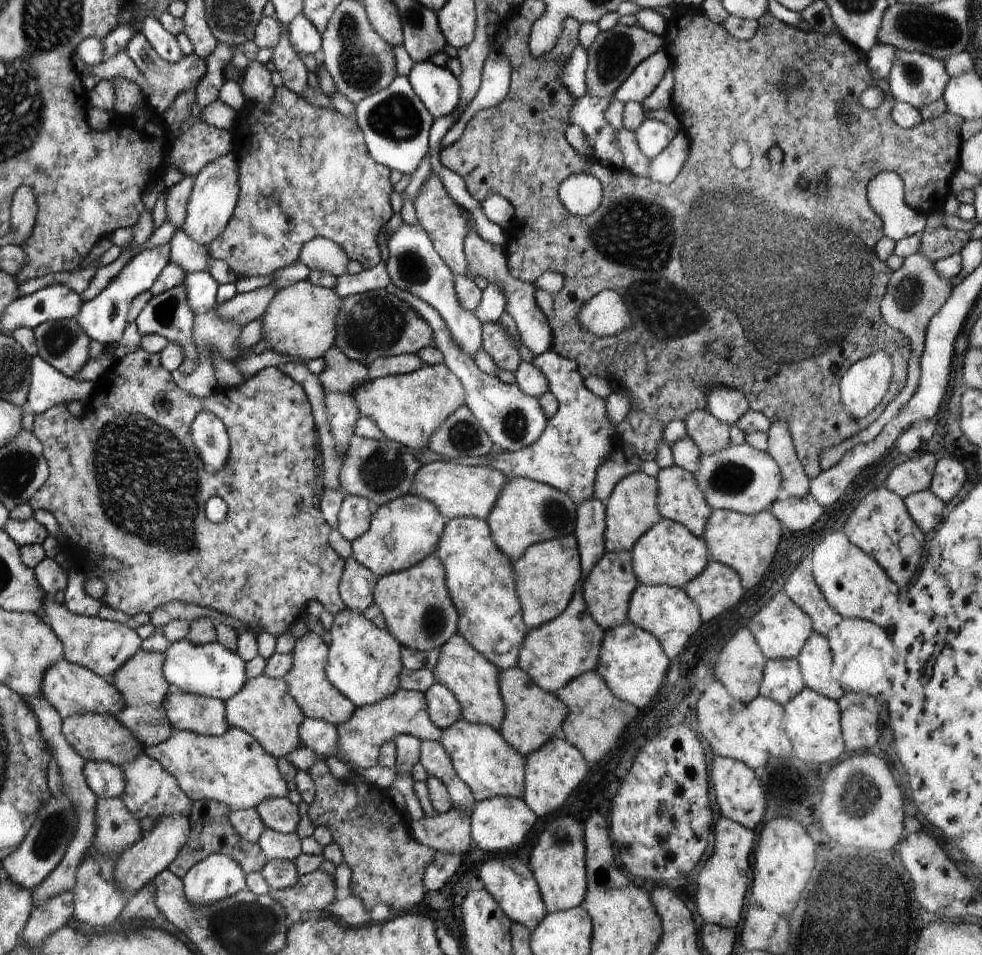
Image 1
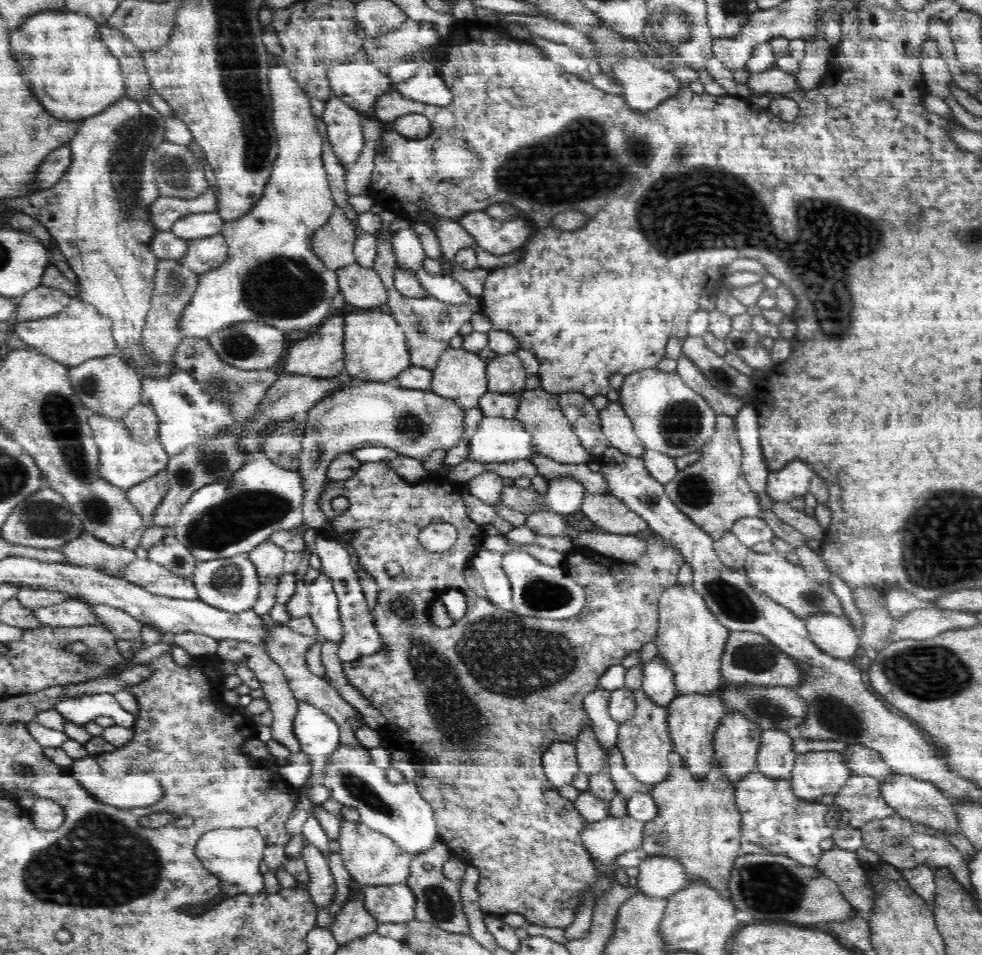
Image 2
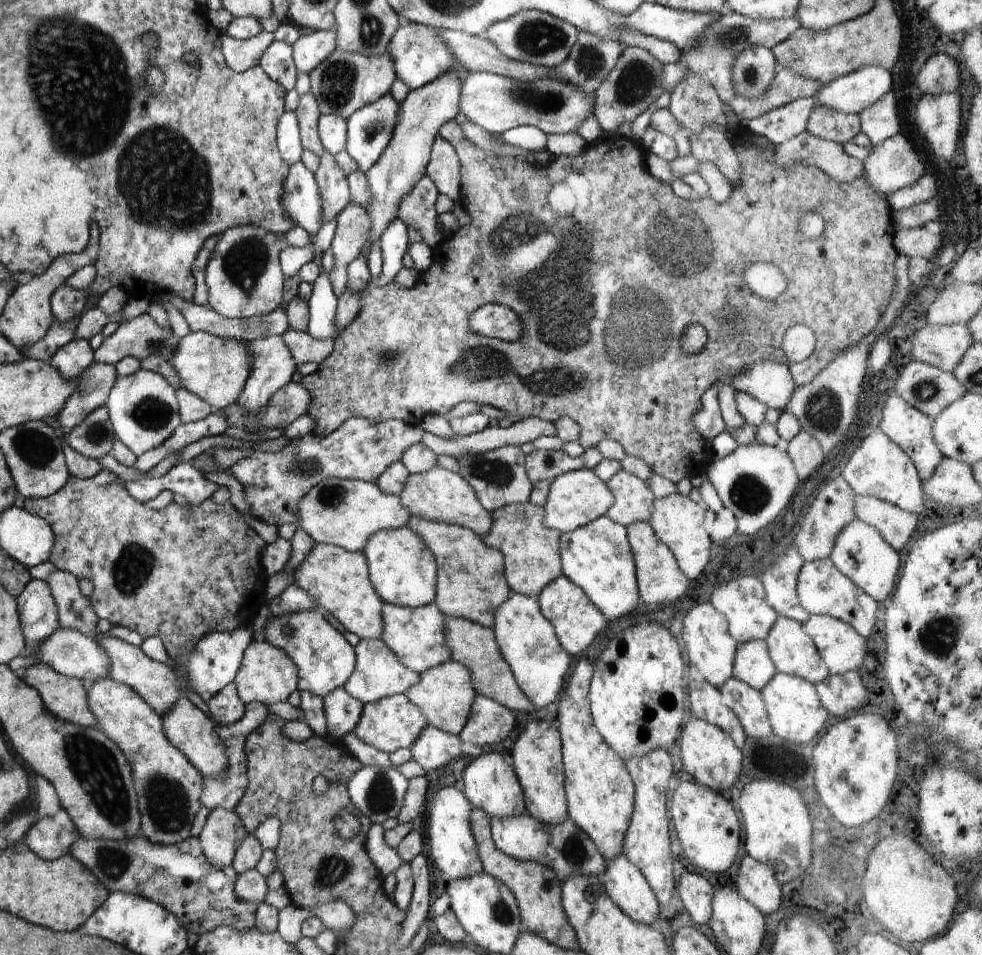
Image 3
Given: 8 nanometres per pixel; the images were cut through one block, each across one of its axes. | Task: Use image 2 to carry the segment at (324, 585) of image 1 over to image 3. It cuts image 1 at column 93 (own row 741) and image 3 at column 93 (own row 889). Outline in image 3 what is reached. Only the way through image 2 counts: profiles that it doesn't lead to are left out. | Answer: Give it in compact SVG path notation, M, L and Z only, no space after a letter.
M102 469L96 476L89 479L71 476L64 488L41 501L23 498L18 503L32 514L41 515L49 523L49 526L53 527L57 536L57 546L53 550L50 562L57 569L69 572L76 576L77 579L88 578L92 582L94 590L89 599L97 616L108 620L110 624L126 626L126 628L138 632L144 639L148 637L159 638L169 657L178 665L186 662L190 650L194 650L198 640L202 640L206 634L234 632L238 628L251 626L258 614L260 614L260 609L267 602L267 575L264 571L261 557L268 543L264 542L264 539L260 538L256 531L248 526L246 520L242 520L240 511L230 501L224 502L224 504L216 504L214 498L210 497L208 500L204 500L200 506L188 506L180 499L176 499L166 508L154 510L144 506L142 503L136 502L130 496L125 484L118 480L118 476L114 472Z

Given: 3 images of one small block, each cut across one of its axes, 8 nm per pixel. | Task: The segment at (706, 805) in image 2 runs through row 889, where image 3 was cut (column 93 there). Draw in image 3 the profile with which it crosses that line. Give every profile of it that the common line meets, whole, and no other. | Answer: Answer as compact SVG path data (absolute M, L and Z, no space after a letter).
M42 662L20 671L19 675L41 693L44 704L59 719L86 728L97 727L97 718L89 707L88 687L81 679L58 674Z

